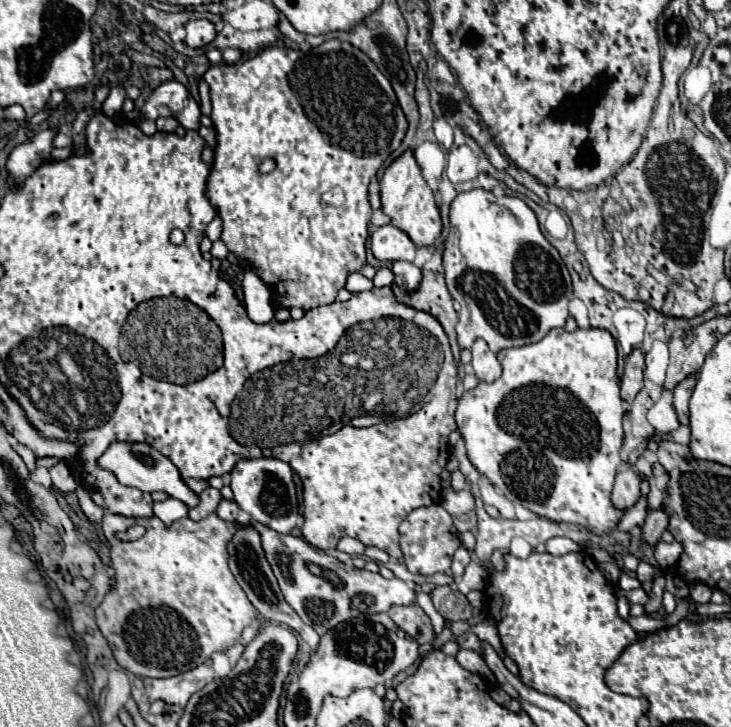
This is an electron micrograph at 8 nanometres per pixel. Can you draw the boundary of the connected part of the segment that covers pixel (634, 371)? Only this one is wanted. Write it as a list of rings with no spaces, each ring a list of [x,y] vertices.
[[[635,348],[625,362],[625,374],[621,378],[621,398],[631,404],[637,392],[643,388],[643,368],[645,368],[645,354]]]

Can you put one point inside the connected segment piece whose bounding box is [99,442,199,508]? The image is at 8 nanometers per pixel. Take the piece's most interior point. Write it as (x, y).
(138, 465)

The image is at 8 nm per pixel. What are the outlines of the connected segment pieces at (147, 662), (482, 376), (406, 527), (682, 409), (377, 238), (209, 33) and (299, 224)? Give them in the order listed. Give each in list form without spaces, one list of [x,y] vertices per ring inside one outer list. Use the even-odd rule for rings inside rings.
[[[105,512],[103,534],[111,546],[111,566],[115,568],[115,592],[109,592],[105,600],[97,606],[95,618],[101,634],[107,638],[115,660],[129,672],[137,676],[167,678],[187,672],[189,668],[205,662],[213,652],[221,652],[235,644],[245,626],[251,626],[257,618],[255,606],[249,602],[237,580],[227,566],[227,544],[235,534],[233,522],[221,520],[217,514],[209,514],[205,520],[193,522],[191,518],[181,518],[165,528],[157,518],[135,518],[137,524],[145,526],[145,536],[123,542],[115,534],[131,528],[131,518]]]
[[[473,344],[471,354],[473,354],[471,364],[473,364],[473,370],[479,380],[493,382],[501,376],[501,364],[499,364],[497,356],[487,348],[487,344]]]
[[[433,504],[427,508],[413,510],[401,522],[399,534],[401,534],[401,550],[403,550],[405,566],[417,574],[449,572],[451,558],[453,558],[455,550],[461,546],[461,540],[457,536],[457,528],[451,520],[451,514],[441,504]]]
[[[689,374],[685,380],[681,380],[675,388],[673,388],[673,406],[675,406],[675,412],[679,416],[679,422],[681,424],[689,424],[689,396],[695,388],[695,382],[697,382],[697,374]]]
[[[387,224],[387,226],[375,228],[375,232],[371,234],[371,250],[375,258],[385,262],[393,262],[393,260],[413,262],[417,246],[403,230]]]
[[[191,20],[187,22],[185,30],[187,30],[185,44],[189,48],[207,48],[217,36],[215,26],[209,20]]]
[[[327,40],[309,52],[271,46],[271,48],[261,50],[257,56],[237,62],[237,64],[215,64],[203,74],[203,80],[209,84],[211,106],[213,106],[211,122],[217,132],[217,148],[215,148],[215,160],[213,160],[213,168],[211,168],[211,180],[207,182],[207,186],[209,186],[207,196],[209,196],[211,204],[215,204],[215,208],[223,220],[221,240],[225,242],[229,252],[235,252],[243,262],[247,262],[245,266],[253,268],[263,278],[263,282],[279,294],[279,300],[283,306],[287,306],[287,308],[299,306],[303,310],[309,310],[309,308],[315,308],[321,304],[331,304],[335,300],[339,288],[345,286],[347,276],[351,272],[359,272],[365,264],[367,226],[369,226],[369,220],[373,214],[369,200],[367,200],[367,186],[369,186],[371,178],[377,174],[379,166],[389,158],[389,154],[395,148],[399,148],[405,128],[407,128],[407,120],[403,116],[403,110],[399,108],[397,96],[395,96],[389,80],[379,72],[379,68],[373,64],[373,60],[365,52],[361,52],[359,48],[355,48],[349,42],[341,42],[341,40]],[[265,158],[273,158],[277,166],[269,174],[259,174],[257,166]],[[333,186],[339,186],[345,194],[345,202],[339,208],[331,208],[321,198]]]

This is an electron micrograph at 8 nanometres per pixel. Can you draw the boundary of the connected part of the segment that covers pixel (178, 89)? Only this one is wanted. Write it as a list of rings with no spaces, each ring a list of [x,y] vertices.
[[[167,80],[157,86],[141,110],[145,118],[157,120],[159,116],[173,116],[185,130],[199,130],[199,104],[177,80]]]

